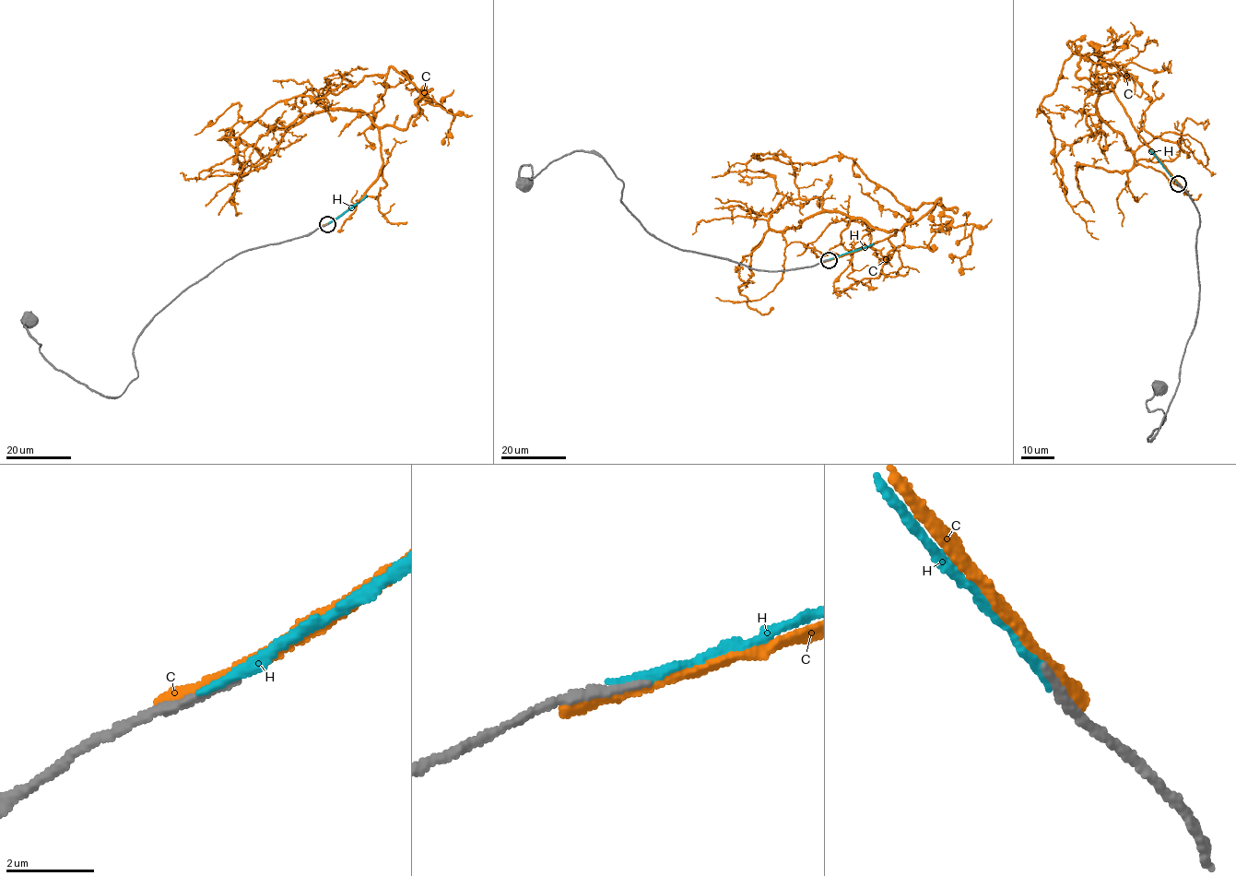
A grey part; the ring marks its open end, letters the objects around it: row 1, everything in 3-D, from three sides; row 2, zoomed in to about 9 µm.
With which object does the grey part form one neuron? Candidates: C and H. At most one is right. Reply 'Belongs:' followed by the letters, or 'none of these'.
Belongs: H

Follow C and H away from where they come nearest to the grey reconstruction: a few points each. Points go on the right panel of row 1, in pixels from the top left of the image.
C: (1179, 185), (1113, 91), (1077, 77), (1080, 56), (1070, 41), (1076, 51), (1038, 110), (1048, 118), (1066, 195)
H: (1178, 183), (1150, 150)

